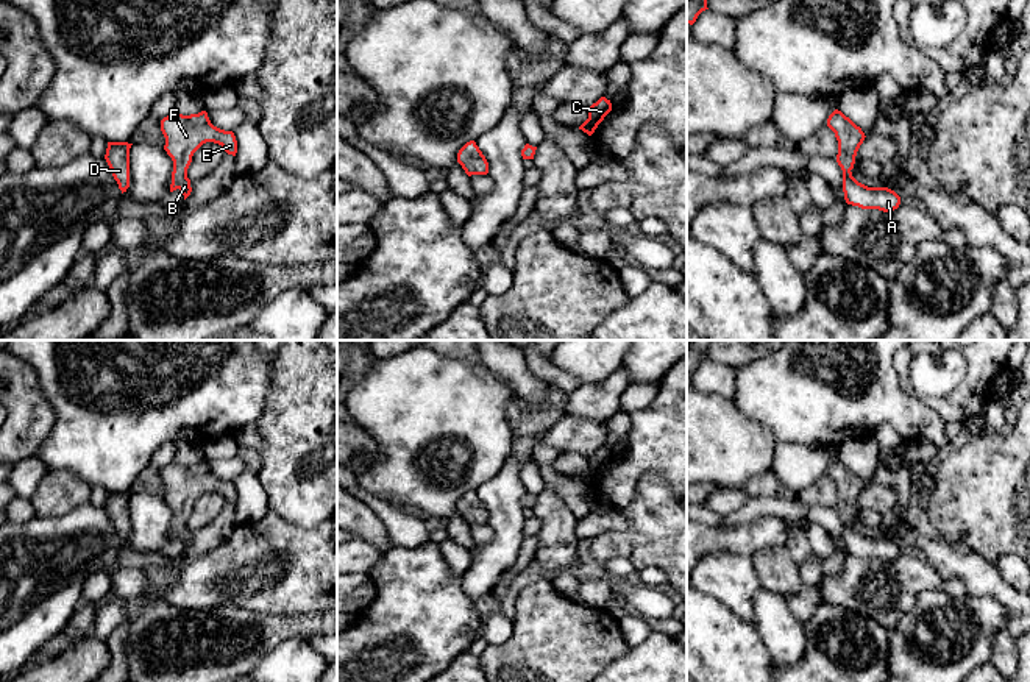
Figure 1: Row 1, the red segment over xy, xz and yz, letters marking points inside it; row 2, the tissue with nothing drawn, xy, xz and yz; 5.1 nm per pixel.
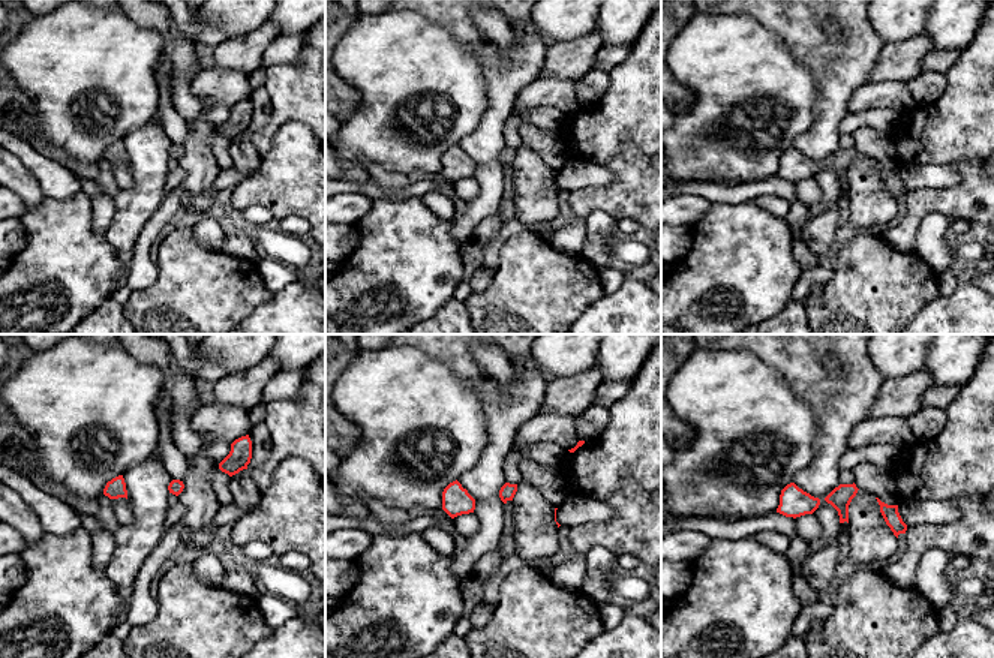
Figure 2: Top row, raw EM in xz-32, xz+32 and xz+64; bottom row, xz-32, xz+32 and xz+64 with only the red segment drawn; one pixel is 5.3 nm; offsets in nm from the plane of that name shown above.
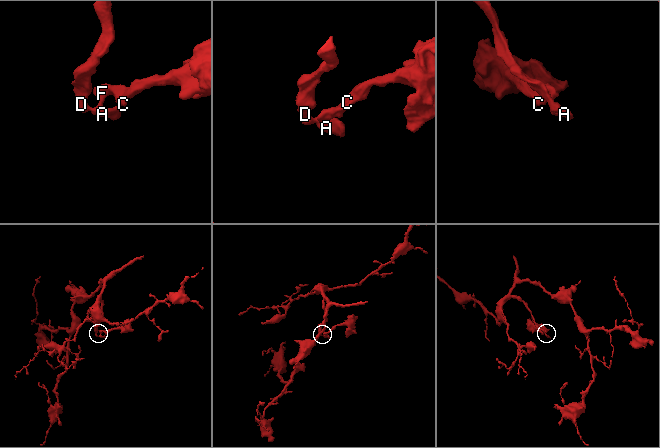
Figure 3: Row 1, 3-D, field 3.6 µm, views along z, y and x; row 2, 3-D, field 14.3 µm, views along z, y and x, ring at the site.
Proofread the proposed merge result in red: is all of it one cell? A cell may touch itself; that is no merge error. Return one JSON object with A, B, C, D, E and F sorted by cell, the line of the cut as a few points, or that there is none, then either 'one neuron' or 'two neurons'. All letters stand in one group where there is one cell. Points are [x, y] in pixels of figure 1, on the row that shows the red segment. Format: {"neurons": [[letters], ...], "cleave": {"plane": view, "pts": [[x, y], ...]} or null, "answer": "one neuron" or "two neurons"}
{"neurons": [["A", "B", "C", "D", "E", "F"]], "cleave": null, "answer": "one neuron"}

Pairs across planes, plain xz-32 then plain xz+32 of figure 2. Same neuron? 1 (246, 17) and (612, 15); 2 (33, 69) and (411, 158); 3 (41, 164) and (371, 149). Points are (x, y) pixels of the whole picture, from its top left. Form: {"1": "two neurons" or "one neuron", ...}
{"1": "two neurons", "2": "one neuron", "3": "two neurons"}

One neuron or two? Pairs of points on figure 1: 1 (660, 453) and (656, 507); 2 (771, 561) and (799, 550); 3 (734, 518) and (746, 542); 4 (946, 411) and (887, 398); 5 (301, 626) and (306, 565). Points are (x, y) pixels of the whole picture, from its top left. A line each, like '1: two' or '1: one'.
1: two
2: two
3: two
4: two
5: two

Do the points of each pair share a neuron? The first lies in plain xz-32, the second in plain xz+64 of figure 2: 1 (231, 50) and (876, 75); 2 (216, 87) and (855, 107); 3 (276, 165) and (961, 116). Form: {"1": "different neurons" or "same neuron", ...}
{"1": "same neuron", "2": "same neuron", "3": "different neurons"}

